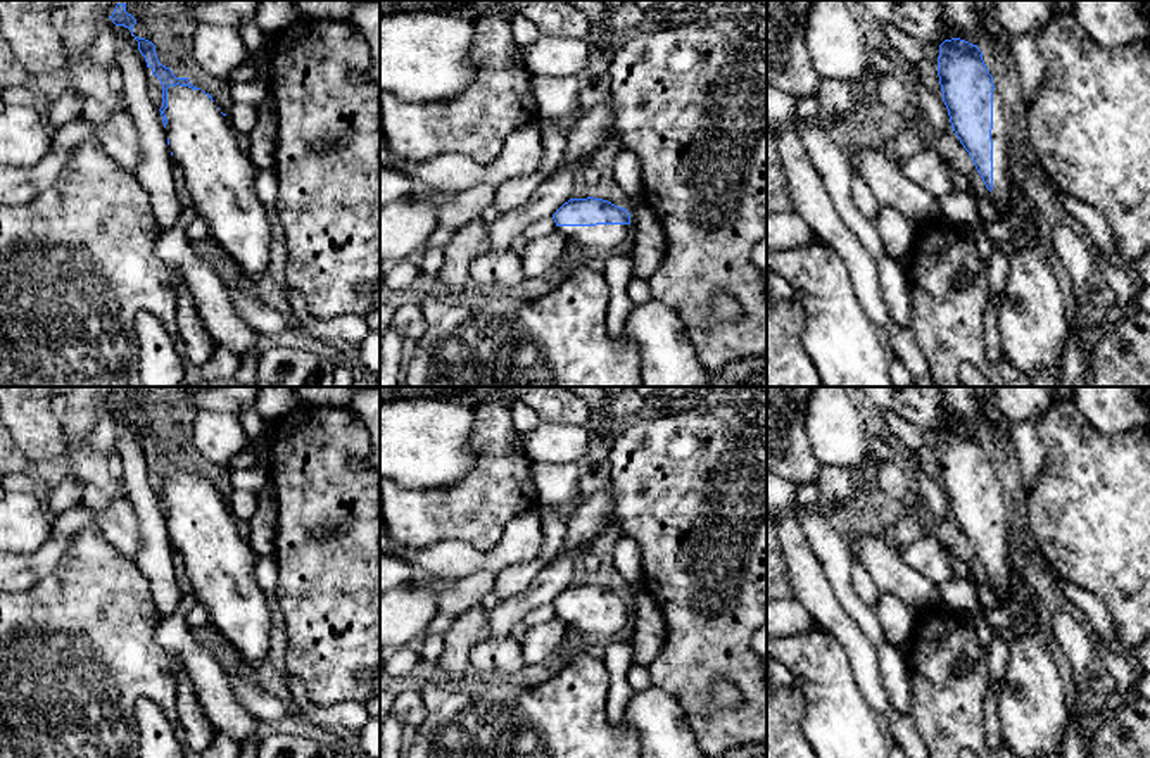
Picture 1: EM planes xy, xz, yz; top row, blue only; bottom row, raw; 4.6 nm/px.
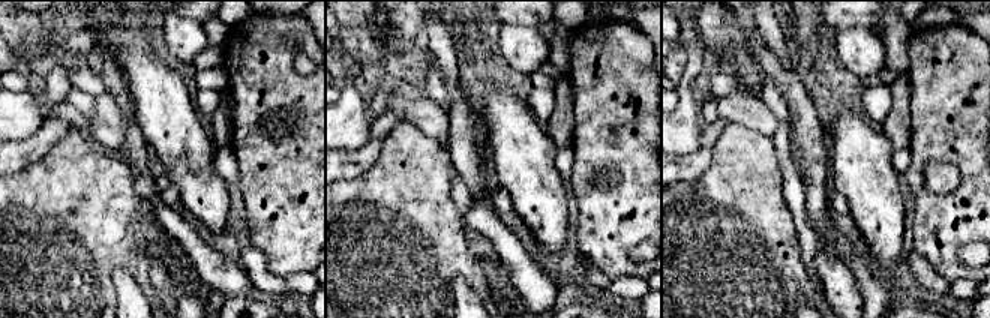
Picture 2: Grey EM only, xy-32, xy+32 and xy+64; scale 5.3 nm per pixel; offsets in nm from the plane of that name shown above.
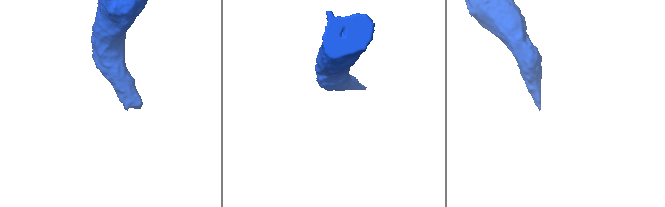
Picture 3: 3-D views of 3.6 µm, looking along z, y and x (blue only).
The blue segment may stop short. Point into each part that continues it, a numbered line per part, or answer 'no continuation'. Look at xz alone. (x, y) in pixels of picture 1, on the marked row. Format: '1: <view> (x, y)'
1: xz (605, 239)

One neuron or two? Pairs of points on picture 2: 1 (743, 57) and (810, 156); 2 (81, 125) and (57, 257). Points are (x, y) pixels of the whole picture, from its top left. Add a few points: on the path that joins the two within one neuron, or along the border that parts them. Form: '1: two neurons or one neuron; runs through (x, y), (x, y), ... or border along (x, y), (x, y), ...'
1: two neurons; border along (756, 60), (764, 77)
2: two neurons; border along (72, 125), (95, 149), (107, 153)

